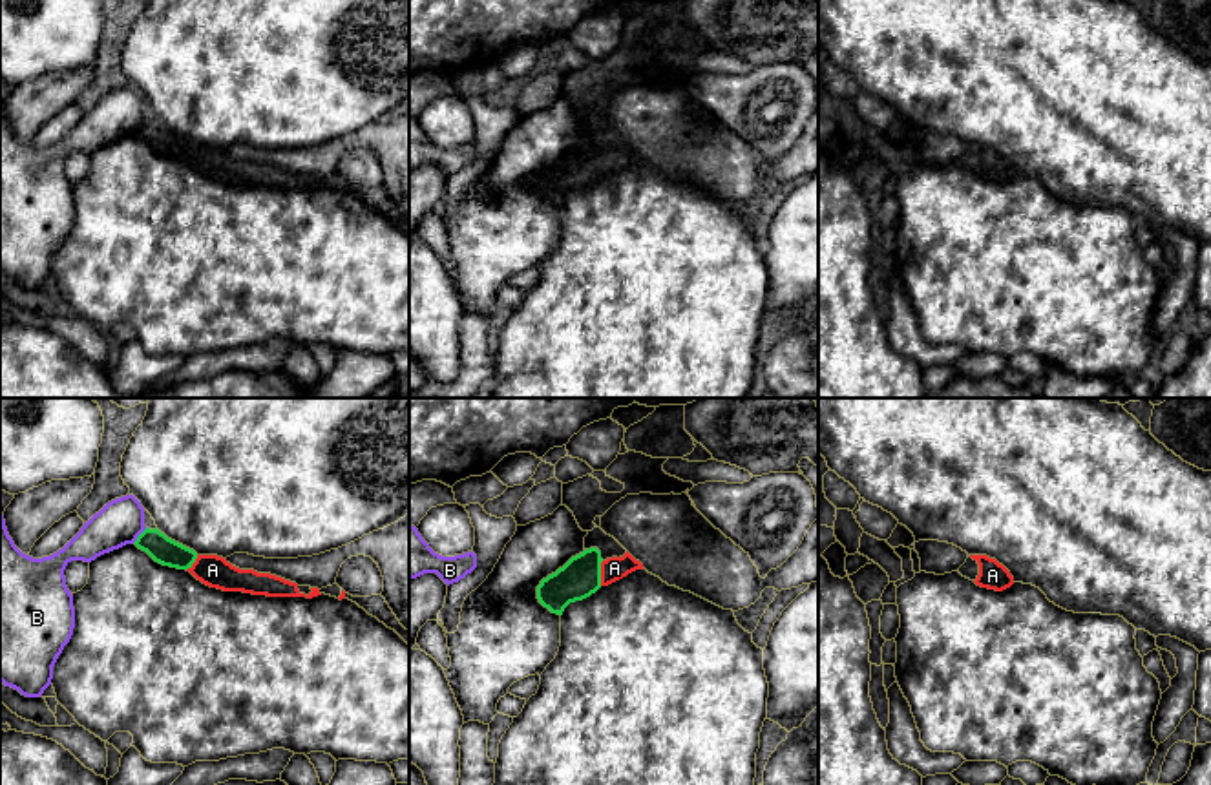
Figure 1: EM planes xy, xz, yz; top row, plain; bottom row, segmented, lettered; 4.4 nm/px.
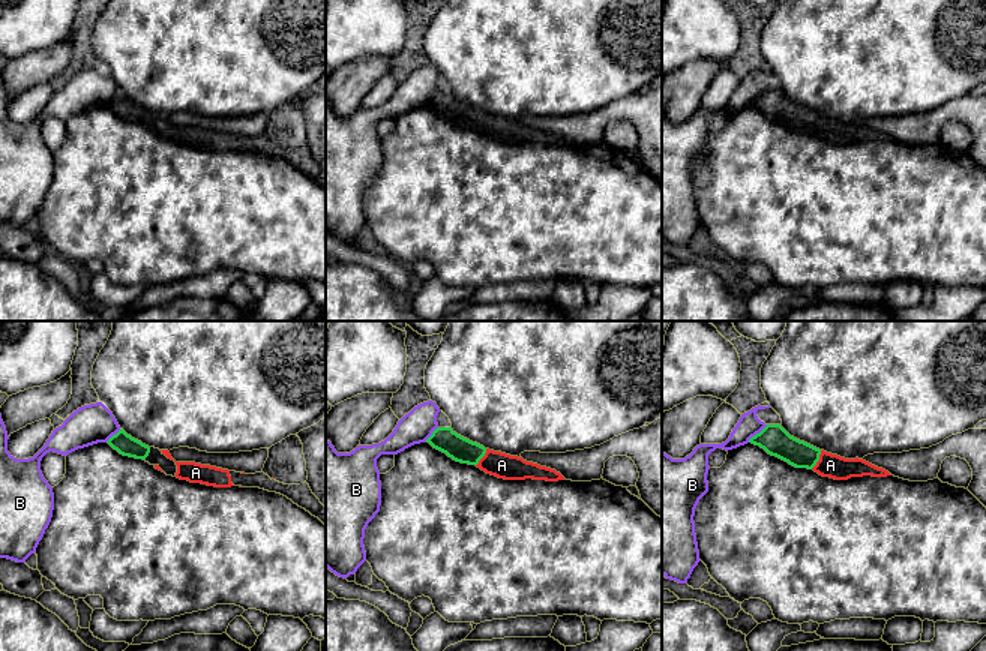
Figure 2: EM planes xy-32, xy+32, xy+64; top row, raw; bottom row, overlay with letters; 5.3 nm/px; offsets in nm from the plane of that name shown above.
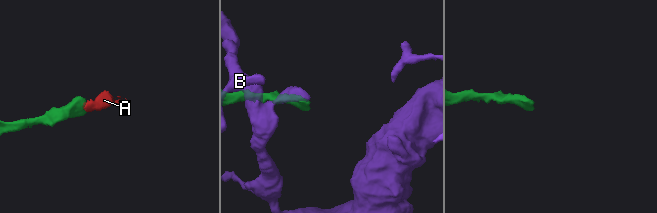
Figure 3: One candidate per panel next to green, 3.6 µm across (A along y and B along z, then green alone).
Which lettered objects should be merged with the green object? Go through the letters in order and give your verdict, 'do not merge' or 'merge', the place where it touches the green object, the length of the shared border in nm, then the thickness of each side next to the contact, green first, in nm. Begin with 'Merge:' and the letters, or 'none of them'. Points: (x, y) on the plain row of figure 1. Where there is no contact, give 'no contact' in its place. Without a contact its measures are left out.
Merge: A
A: merge; meets green in xz at (600, 165); contact 110 nm long; 180 nm thick on the green side, 100 nm on the other
B: do not merge; meets green in xy at (139, 126); contact 100 nm long; 120 nm thick on the green side, 200 nm on the other

